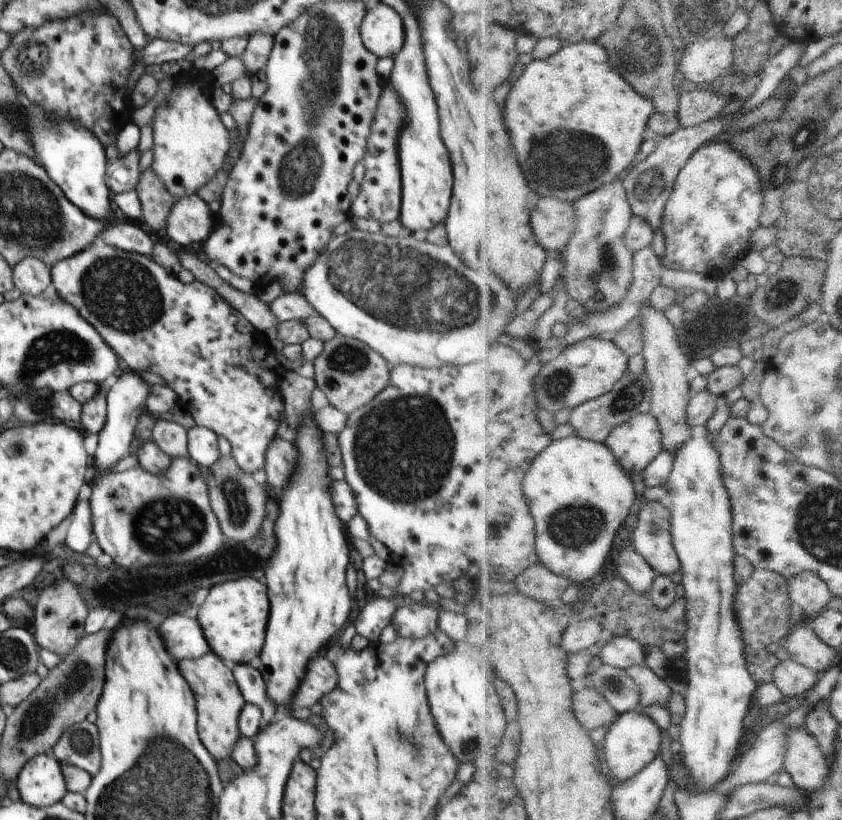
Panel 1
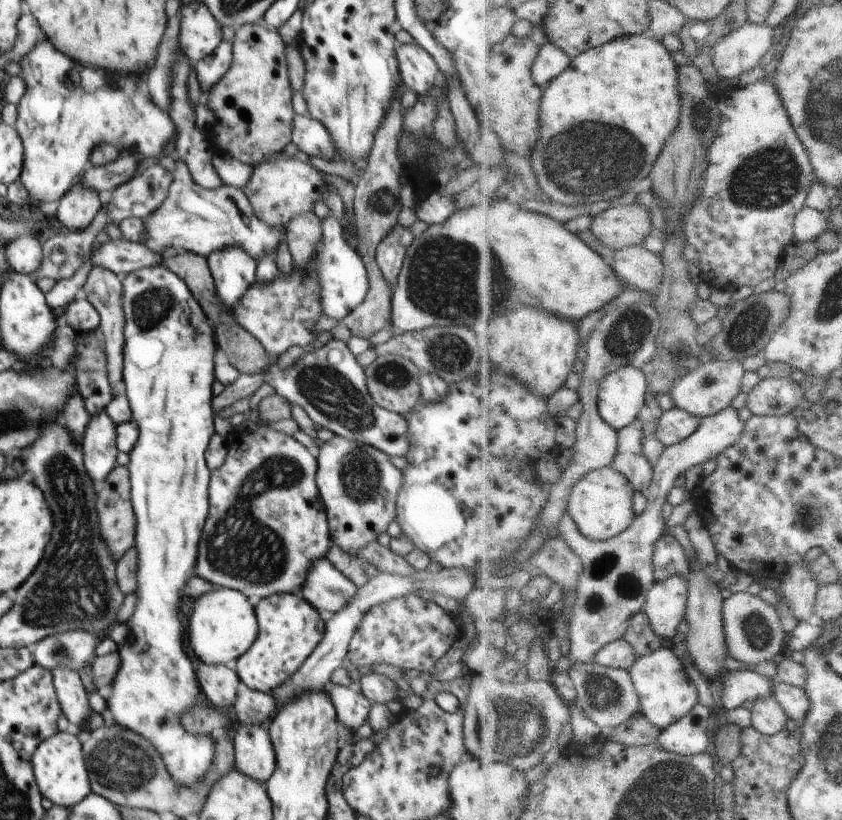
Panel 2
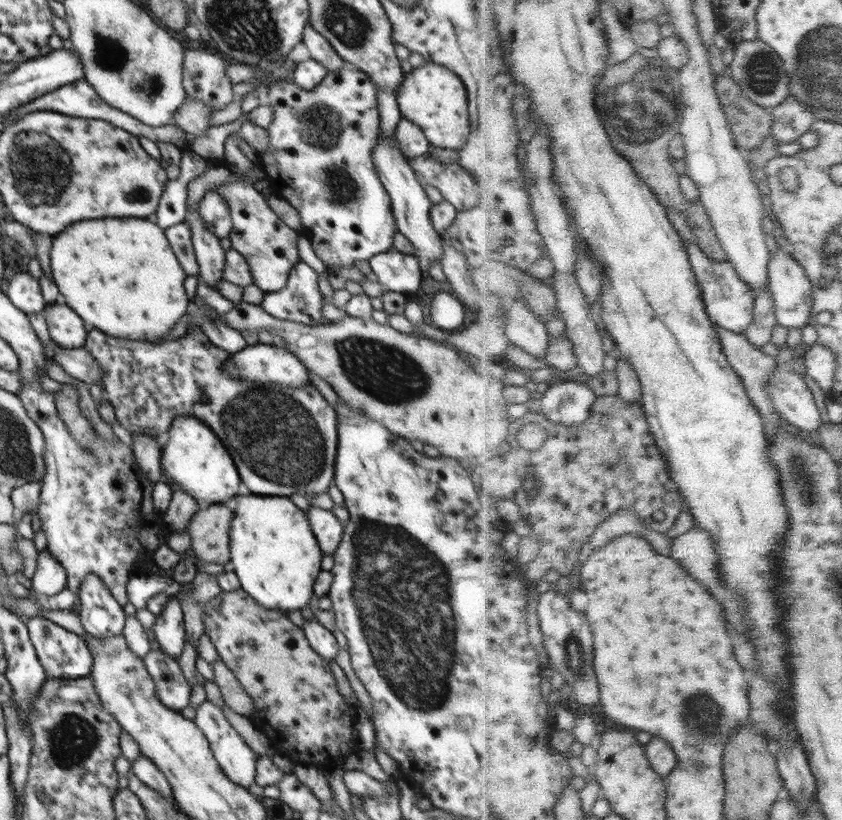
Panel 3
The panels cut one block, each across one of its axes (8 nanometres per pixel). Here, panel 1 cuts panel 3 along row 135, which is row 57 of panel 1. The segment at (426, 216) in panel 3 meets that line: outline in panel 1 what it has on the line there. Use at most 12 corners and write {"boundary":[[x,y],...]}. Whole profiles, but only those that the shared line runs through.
{"boundary":[[382,1],[359,30],[378,59],[403,48],[403,19]]}

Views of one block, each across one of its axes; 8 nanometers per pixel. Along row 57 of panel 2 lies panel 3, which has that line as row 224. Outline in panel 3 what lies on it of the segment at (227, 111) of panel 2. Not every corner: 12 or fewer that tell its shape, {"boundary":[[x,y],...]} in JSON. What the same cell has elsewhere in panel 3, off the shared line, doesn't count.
{"boundary":[[240,178],[216,189],[232,249],[271,295],[301,260],[300,232]]}

